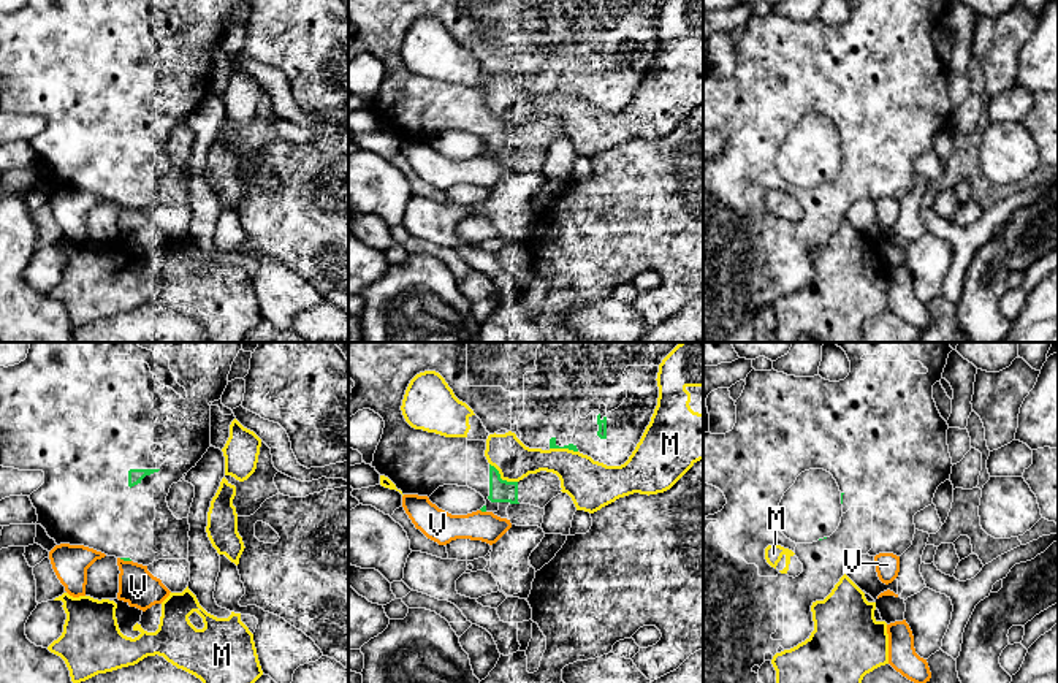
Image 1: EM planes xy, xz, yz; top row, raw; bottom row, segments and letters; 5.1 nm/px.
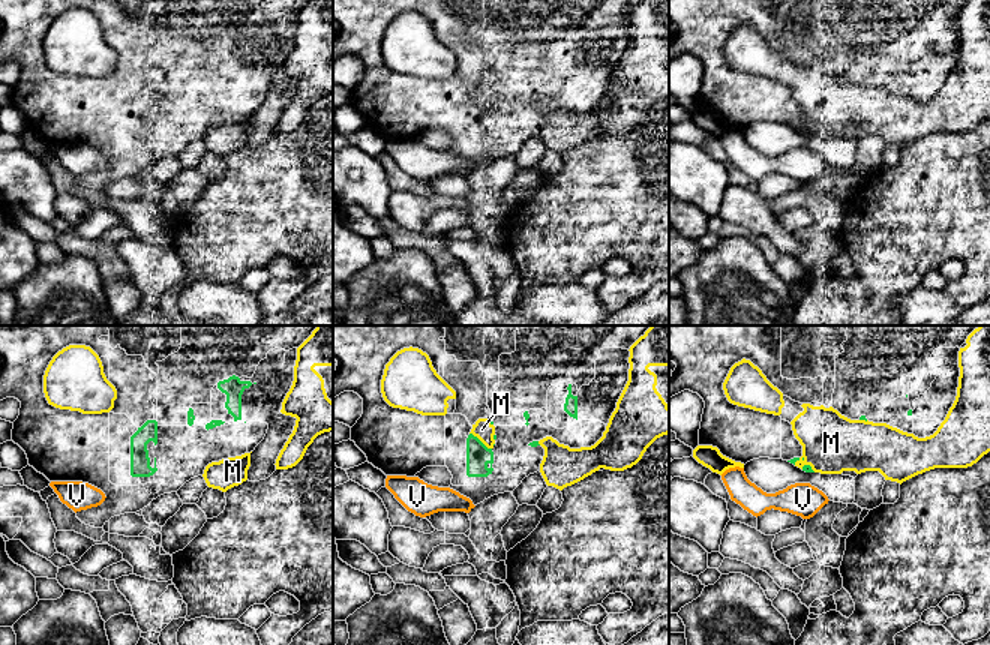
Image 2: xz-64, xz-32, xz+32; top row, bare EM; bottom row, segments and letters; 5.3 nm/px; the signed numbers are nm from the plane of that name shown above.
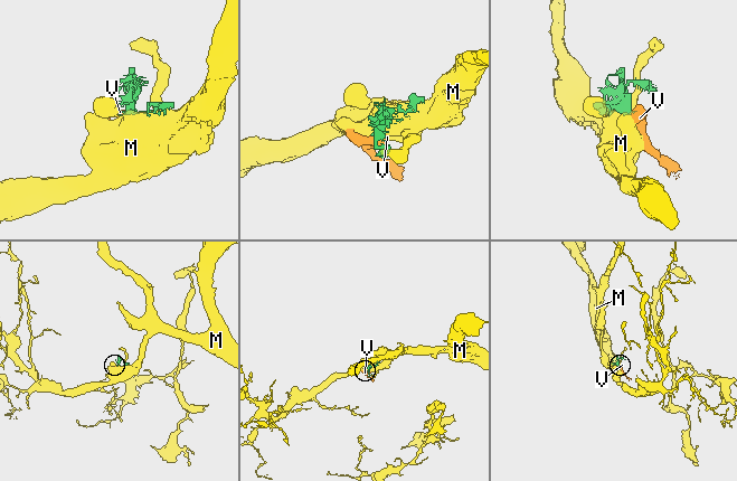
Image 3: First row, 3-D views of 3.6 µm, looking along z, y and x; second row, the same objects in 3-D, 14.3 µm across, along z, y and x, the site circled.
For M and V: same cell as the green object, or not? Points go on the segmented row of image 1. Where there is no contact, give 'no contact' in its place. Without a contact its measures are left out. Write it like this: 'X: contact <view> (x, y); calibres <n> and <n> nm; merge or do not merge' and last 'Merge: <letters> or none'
M: contact xz (501, 479); calibres 110 and 190 nm; do not merge
V: contact xy (125, 560); calibres 20 and 190 nm; do not merge
Merge: none

